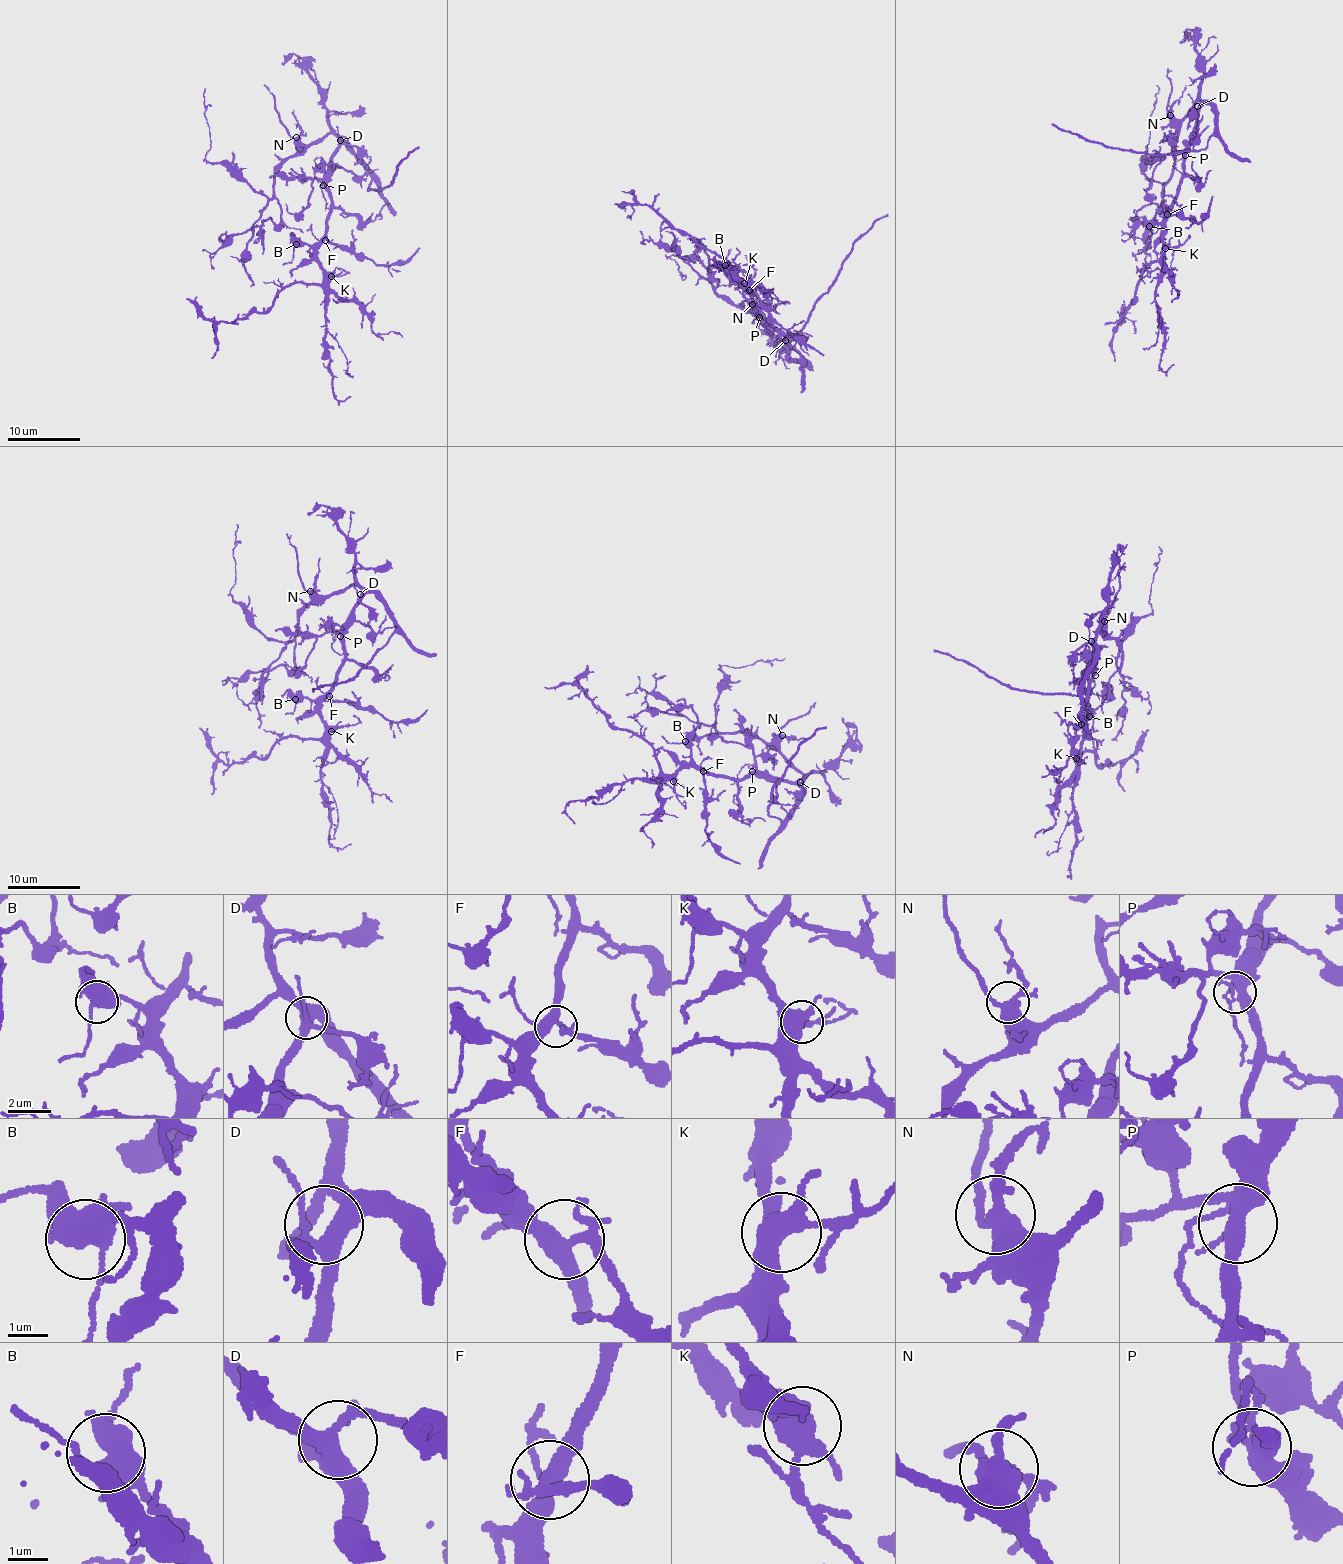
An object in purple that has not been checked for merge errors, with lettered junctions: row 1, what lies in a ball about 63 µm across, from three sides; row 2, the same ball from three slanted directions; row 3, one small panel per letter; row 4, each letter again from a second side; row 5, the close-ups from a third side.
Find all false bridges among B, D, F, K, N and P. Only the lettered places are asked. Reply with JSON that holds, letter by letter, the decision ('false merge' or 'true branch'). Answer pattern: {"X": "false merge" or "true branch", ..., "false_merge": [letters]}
{"B": "true branch", "D": "true branch", "F": "true branch", "K": "true branch", "N": "true branch", "P": "true branch", "false_merge": []}

